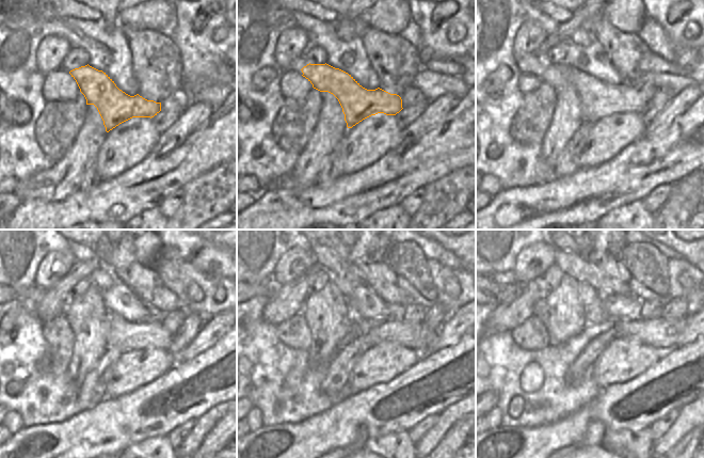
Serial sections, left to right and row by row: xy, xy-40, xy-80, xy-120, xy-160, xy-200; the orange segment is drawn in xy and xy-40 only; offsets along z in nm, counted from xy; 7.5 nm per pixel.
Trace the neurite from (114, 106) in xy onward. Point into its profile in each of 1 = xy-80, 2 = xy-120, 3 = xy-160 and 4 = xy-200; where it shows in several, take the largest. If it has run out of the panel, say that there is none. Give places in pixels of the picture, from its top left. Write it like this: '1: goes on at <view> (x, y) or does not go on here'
1: goes on at xy-80 (598, 99)
2: goes on at xy-120 (126, 336)
3: goes on at xy-160 (414, 336)
4: goes on at xy-200 (661, 334)

